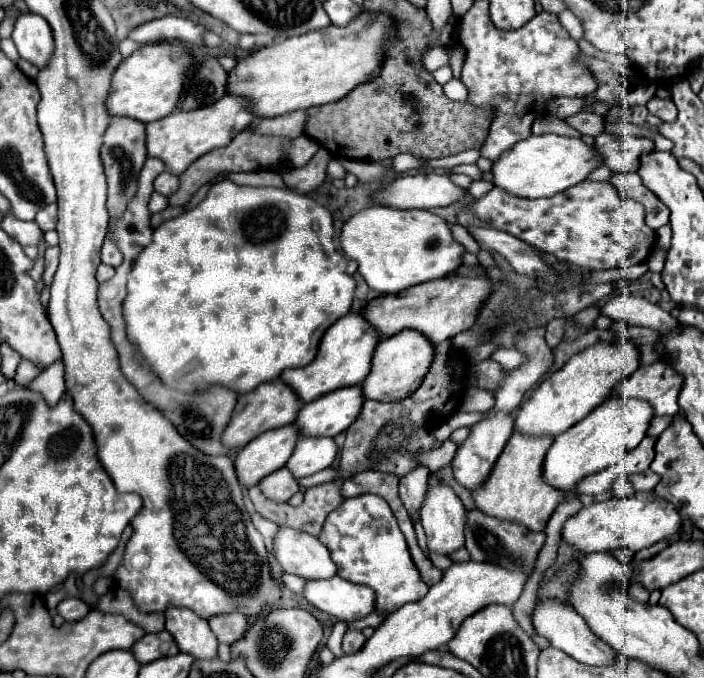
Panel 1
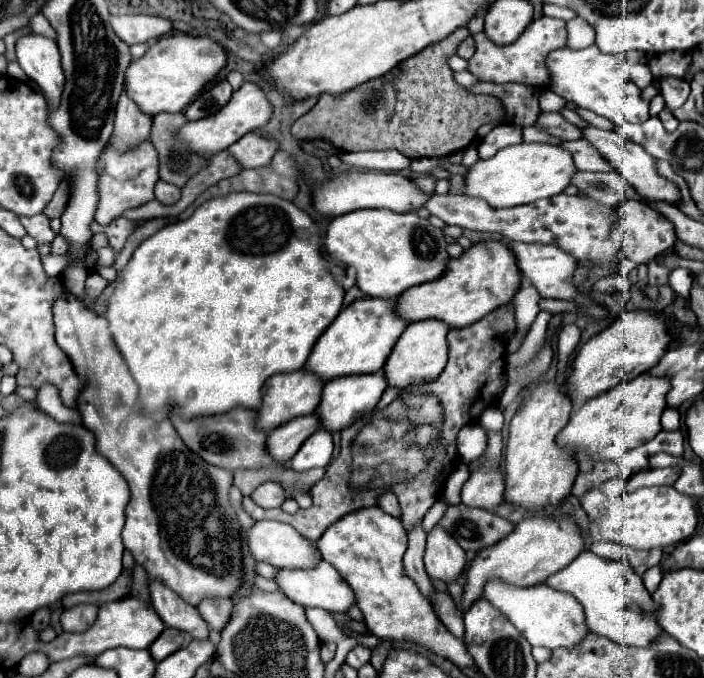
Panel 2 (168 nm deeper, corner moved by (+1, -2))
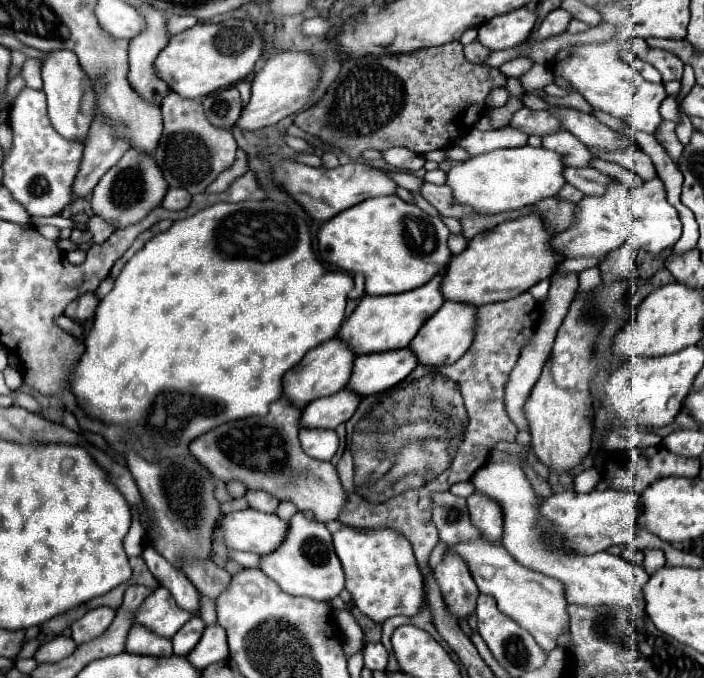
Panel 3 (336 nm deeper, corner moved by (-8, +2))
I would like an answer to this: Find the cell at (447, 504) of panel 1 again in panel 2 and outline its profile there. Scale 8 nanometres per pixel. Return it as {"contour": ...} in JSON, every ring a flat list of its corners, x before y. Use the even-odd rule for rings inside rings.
{"contour":[[439,525,427,535,425,549,425,569,431,579,439,579,443,583,457,581,467,567,467,557,461,547,449,537]]}

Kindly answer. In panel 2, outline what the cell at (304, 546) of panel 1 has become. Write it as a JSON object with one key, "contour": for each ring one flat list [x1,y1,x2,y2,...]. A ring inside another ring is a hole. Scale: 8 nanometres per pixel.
{"contour":[[255,521,251,529,245,531,245,543,255,561,265,561,277,569,285,567,313,567,317,559,321,559,321,553,309,539,301,537,293,527,279,523,279,521]]}

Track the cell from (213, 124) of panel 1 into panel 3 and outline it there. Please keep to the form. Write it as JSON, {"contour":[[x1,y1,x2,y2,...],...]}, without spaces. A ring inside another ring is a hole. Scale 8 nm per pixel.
{"contour":[[286,51,286,53,270,55,262,71,258,71,252,81,252,97,248,105,242,109,236,127,242,131,256,131,268,125,276,125,284,117,300,111,302,105,308,101,312,89,316,87,318,77,320,77,320,69,308,53]]}

